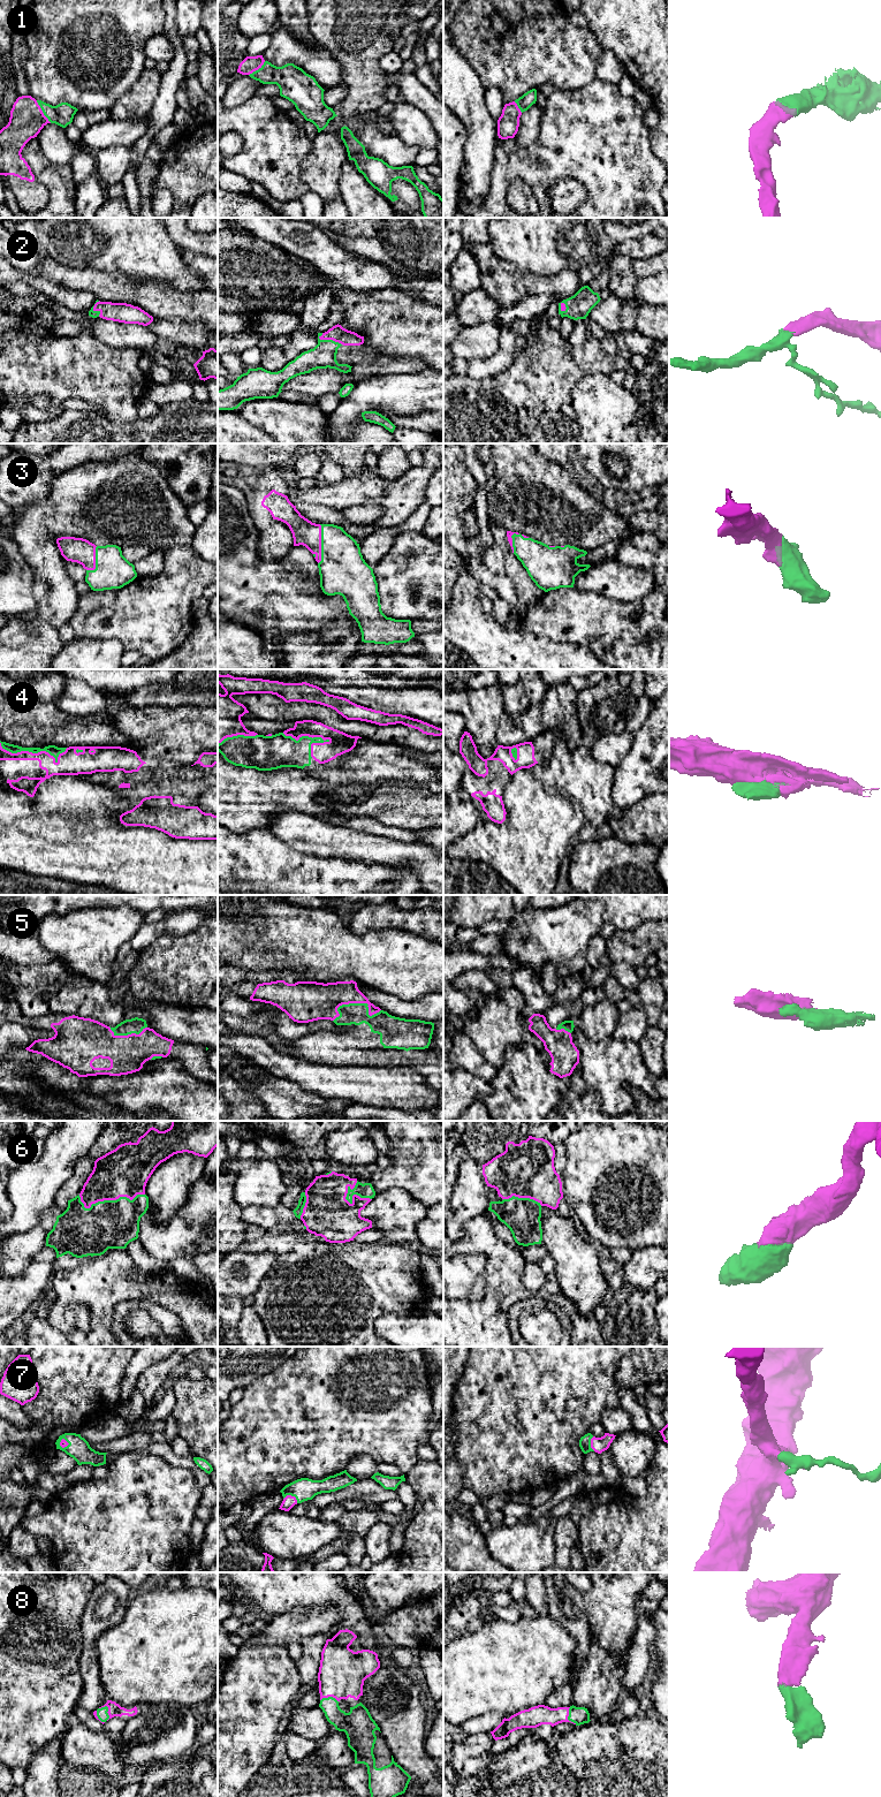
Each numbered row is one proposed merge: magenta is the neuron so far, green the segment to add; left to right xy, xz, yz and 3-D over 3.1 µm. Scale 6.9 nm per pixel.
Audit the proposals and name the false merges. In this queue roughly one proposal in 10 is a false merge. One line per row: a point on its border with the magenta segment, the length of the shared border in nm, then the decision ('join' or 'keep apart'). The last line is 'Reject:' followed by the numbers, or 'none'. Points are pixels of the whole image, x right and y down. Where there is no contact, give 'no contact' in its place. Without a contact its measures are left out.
1: contact xy (42, 112); length 190 nm; join
2: contact xz (329, 339); length 180 nm; join
3: contact xz (320, 544); length 280 nm; join
4: contact xy (31, 752); length 480 nm; join
5: contact xz (356, 1002); length 340 nm; join
6: contact xy (108, 1199); length 460 nm; join
7: contact xz (290, 1495); length 110 nm; join
8: contact xy (107, 1712); length 110 nm; join
Reject: none

